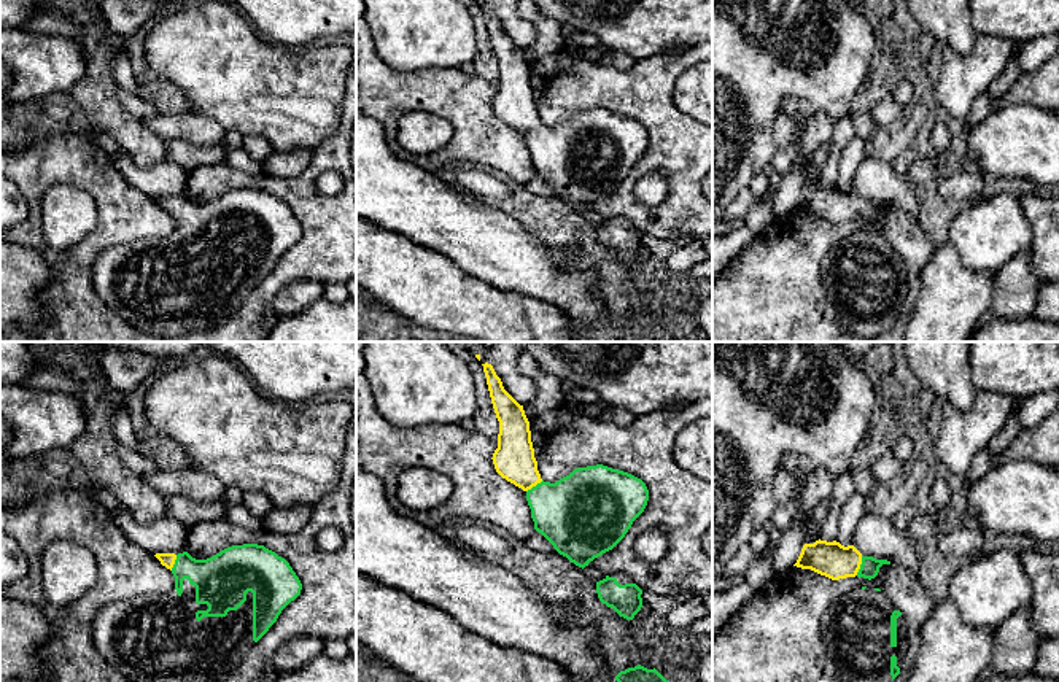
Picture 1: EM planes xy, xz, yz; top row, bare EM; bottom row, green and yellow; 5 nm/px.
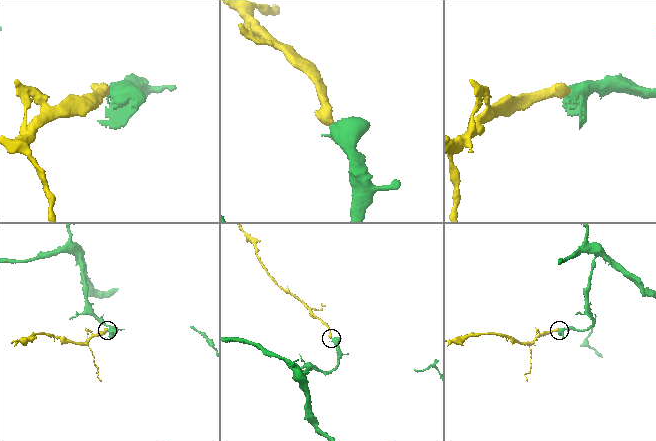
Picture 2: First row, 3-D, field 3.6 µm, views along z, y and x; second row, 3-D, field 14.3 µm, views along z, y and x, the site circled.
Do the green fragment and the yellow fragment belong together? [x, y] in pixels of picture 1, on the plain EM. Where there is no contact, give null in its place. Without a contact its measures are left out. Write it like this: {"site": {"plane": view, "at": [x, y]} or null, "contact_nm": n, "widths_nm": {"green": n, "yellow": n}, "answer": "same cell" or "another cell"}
{"site": {"plane": "yz", "at": [861, 210]}, "contact_nm": 100, "widths_nm": {"green": 100, "yellow": 180}, "answer": "same cell"}

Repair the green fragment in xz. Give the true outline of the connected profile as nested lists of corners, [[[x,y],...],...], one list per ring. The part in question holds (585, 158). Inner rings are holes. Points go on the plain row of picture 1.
[[[491,8],[482,10],[499,65],[495,113],[526,137],[534,173],[584,213],[625,181],[644,156],[649,134],[641,122],[603,108],[577,111],[555,127],[544,126],[523,49],[504,33]]]

